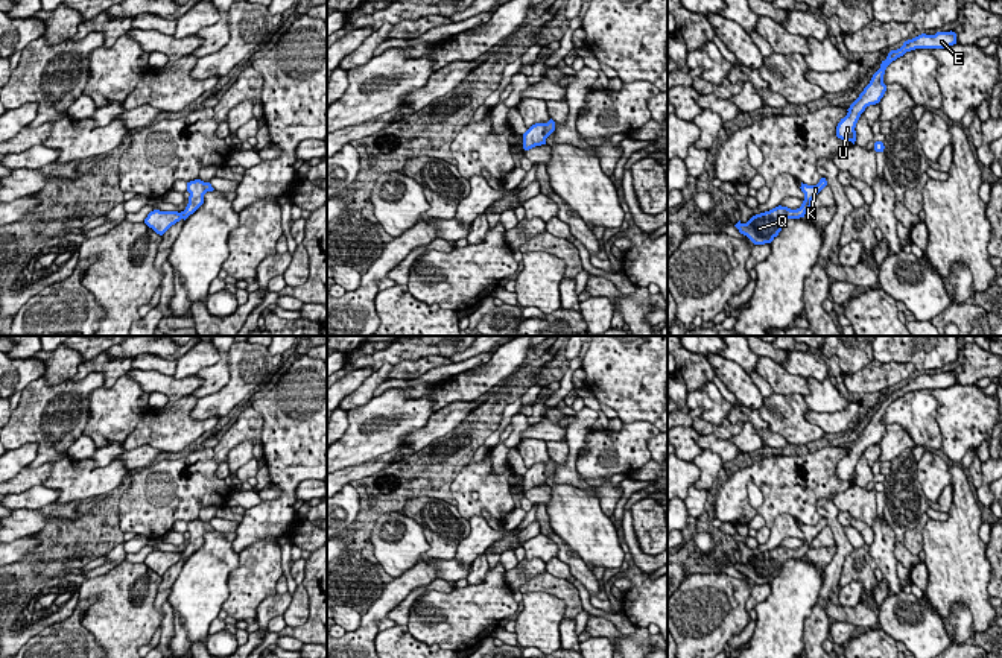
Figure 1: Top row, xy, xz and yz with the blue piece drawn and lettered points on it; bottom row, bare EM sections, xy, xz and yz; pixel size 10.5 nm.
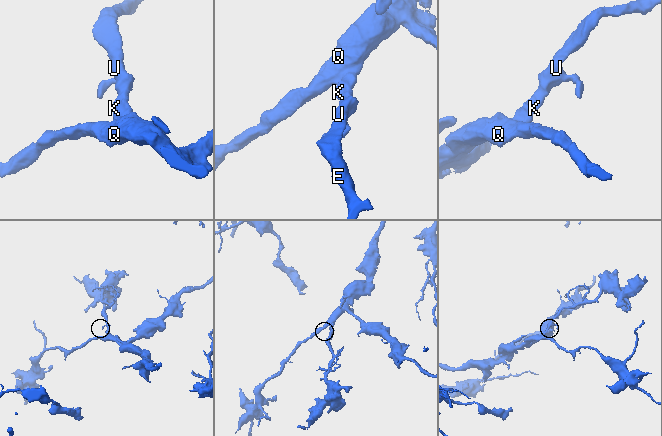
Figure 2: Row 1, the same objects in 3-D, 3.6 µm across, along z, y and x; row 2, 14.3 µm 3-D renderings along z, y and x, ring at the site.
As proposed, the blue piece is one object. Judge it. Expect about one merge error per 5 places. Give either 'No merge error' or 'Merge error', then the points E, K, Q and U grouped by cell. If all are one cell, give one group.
No merge error. Groups: E K Q U

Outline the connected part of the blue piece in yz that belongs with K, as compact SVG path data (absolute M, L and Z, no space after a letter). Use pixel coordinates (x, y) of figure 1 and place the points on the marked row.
M821 178L817 185L801 182L804 201L800 208L791 210L788 207L775 207L769 211L753 216L747 223L740 220L734 225L740 234L747 236L754 245L771 243L782 231L788 219L804 217L806 211L812 207L812 199L827 185L826 178Z

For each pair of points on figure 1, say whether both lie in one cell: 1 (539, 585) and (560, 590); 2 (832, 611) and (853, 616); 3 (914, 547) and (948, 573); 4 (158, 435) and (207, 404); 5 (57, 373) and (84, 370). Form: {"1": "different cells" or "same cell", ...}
{"1": "same cell", "2": "same cell", "3": "different cells", "4": "different cells", "5": "different cells"}

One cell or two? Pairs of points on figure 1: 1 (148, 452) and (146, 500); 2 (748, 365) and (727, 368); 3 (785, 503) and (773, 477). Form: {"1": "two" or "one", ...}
{"1": "two", "2": "two", "3": "one"}

